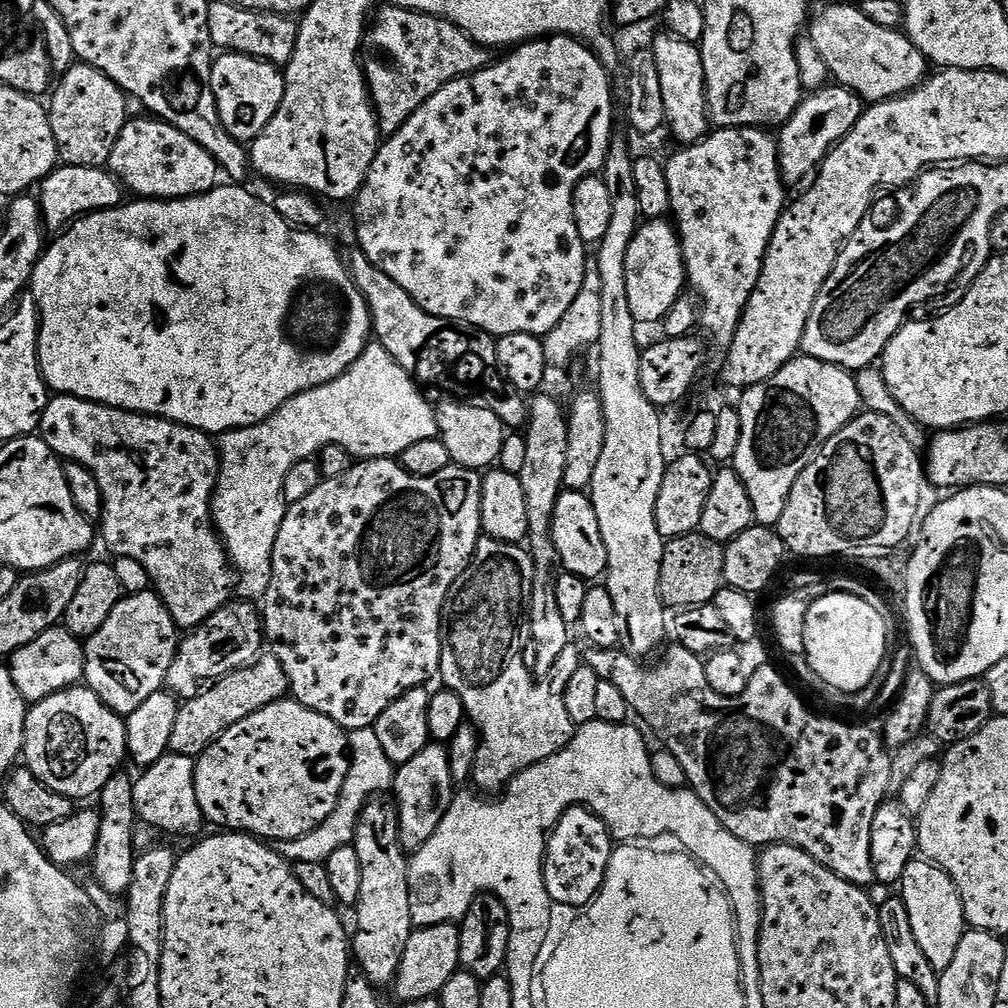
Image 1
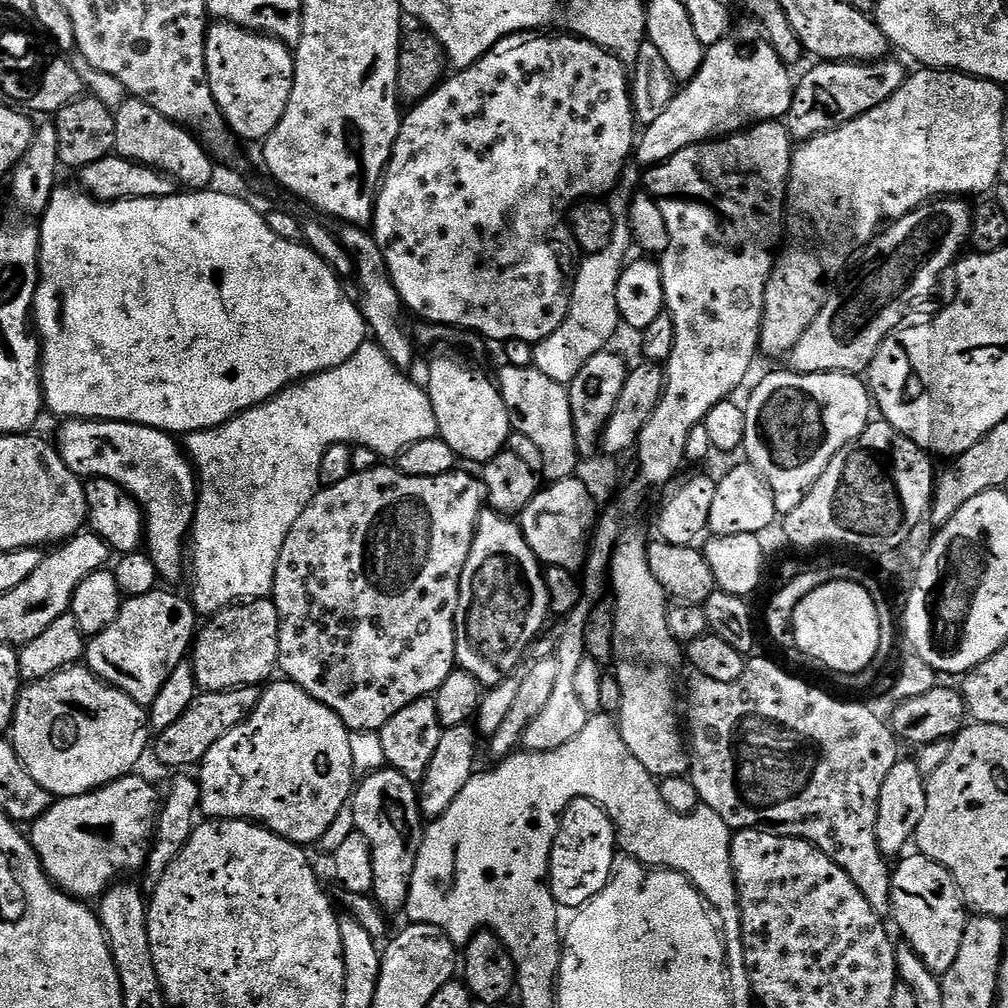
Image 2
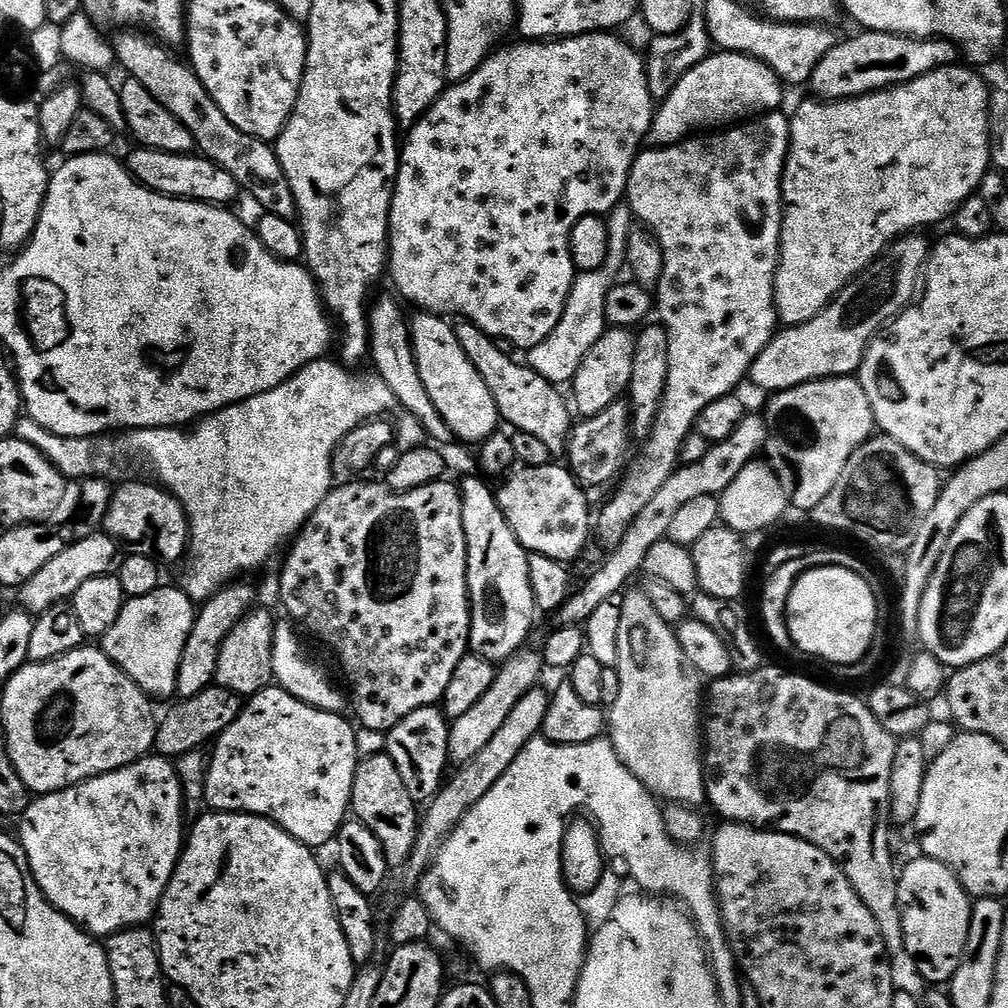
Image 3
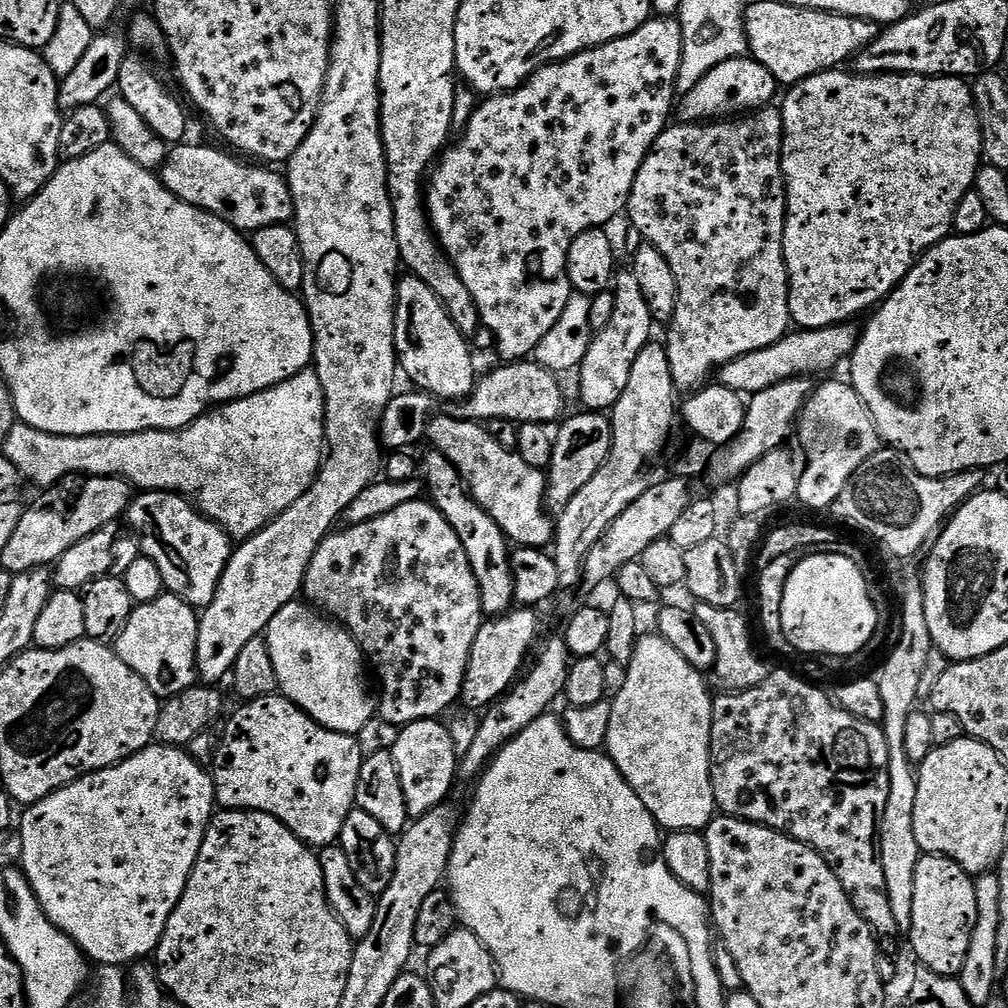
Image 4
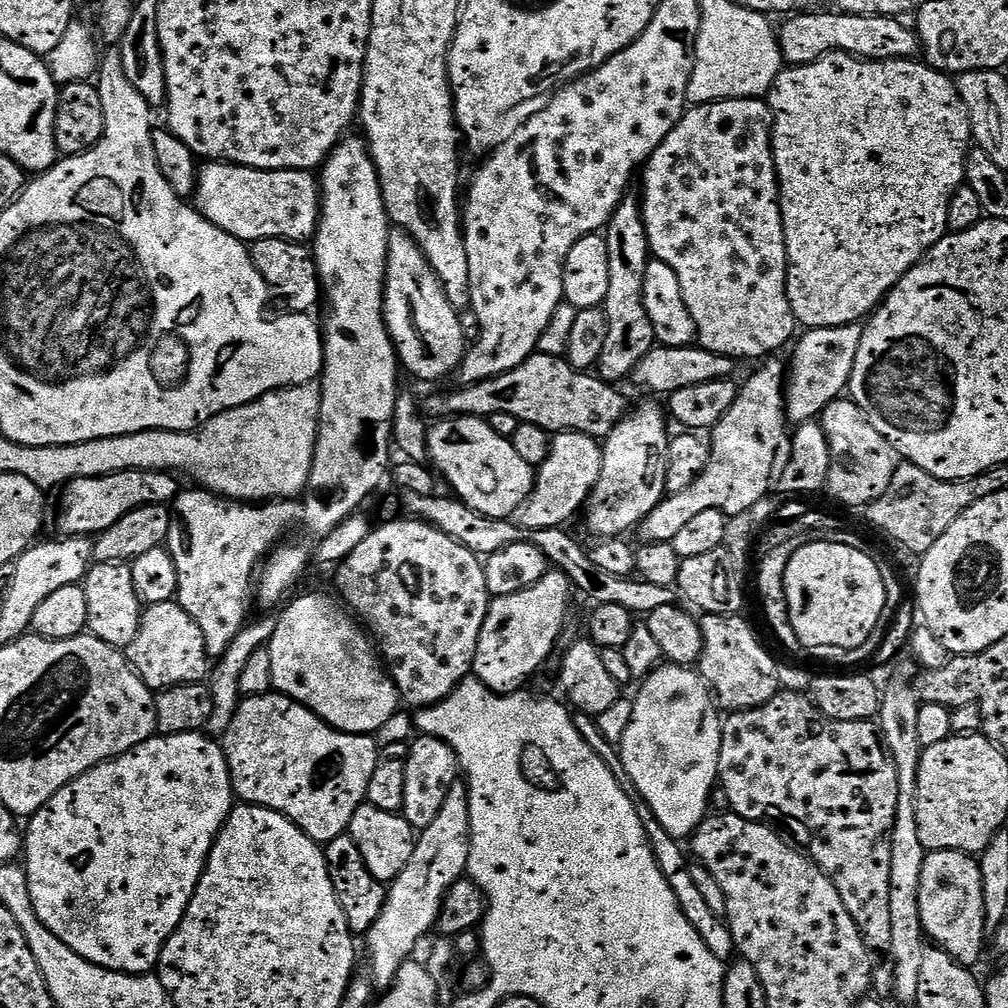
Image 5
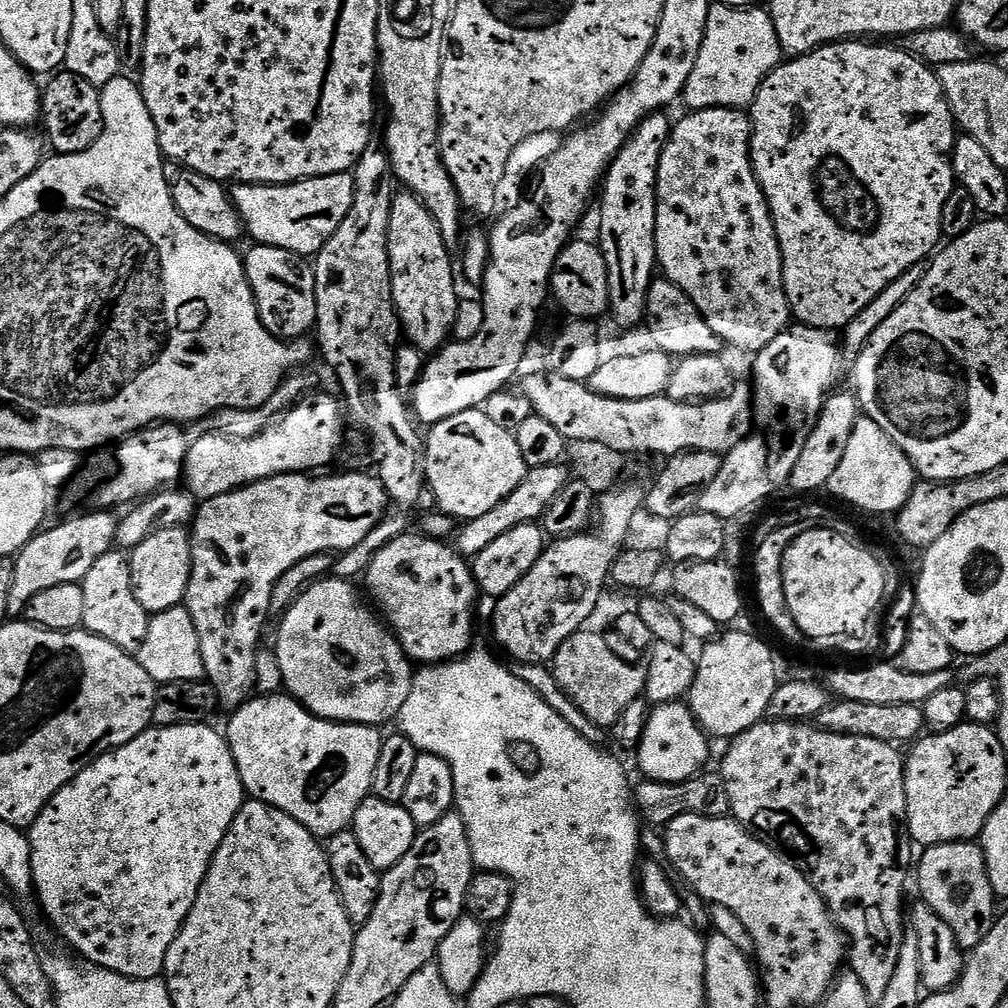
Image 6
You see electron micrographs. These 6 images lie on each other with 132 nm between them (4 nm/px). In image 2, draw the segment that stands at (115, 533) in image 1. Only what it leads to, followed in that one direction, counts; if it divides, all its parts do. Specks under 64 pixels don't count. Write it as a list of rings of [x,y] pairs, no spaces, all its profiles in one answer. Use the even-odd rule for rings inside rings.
[[[64,420],[61,425],[60,437],[54,440],[54,444],[66,466],[73,469],[81,478],[101,476],[114,482],[140,505],[144,517],[146,551],[154,562],[161,581],[176,580],[183,572],[185,575],[186,541],[189,539],[192,521],[195,518],[198,476],[187,455],[182,451],[181,445],[180,448],[176,445],[177,437],[160,428],[113,420]]]

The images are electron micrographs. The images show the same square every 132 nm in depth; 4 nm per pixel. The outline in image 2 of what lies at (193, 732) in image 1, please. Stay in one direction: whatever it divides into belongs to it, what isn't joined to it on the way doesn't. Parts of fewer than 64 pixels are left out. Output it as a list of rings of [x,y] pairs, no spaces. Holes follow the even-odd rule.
[[[254,687],[197,695],[196,701],[189,706],[186,714],[182,714],[182,718],[178,718],[178,722],[174,722],[174,726],[166,726],[166,730],[162,730],[155,737],[154,752],[156,748],[157,758],[166,767],[176,768],[174,770],[188,770],[191,764],[192,767],[199,765],[210,746],[218,742],[218,738],[222,738],[247,720],[250,713],[255,710],[256,703],[260,701],[260,693],[261,689]]]

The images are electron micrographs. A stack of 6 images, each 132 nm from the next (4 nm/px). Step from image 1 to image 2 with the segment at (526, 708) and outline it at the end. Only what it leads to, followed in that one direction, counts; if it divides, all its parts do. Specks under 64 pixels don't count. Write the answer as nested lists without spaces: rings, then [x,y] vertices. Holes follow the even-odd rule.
[[[481,511],[456,599],[459,671],[473,676],[481,686],[502,683],[517,671],[520,655],[525,655],[538,634],[545,631],[544,619],[549,616],[542,565],[520,532],[519,523],[498,512]],[[577,610],[569,612],[564,624],[564,640],[562,636],[562,647],[558,652],[558,683],[554,685],[554,695],[550,697],[550,702],[546,702],[546,707],[542,709],[542,714],[526,726],[526,732],[522,741],[523,751],[526,752],[553,752],[558,750],[558,746],[566,746],[578,734],[582,734],[582,726],[586,726],[589,713],[582,710],[582,704],[578,702],[574,691],[574,673],[578,671],[578,665],[584,661],[586,655],[584,650],[584,639],[586,638],[586,626],[588,625],[588,612]]]

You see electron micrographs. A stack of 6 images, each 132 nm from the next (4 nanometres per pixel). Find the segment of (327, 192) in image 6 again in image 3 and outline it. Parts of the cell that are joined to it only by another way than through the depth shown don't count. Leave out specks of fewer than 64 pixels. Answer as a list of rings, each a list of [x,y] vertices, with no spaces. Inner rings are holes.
[[[133,147],[133,152],[126,159],[126,167],[136,183],[163,196],[173,196],[176,200],[197,200],[203,204],[217,206],[231,205],[231,200],[238,195],[234,178],[222,167],[210,162],[204,156],[187,152],[170,154],[153,148]]]

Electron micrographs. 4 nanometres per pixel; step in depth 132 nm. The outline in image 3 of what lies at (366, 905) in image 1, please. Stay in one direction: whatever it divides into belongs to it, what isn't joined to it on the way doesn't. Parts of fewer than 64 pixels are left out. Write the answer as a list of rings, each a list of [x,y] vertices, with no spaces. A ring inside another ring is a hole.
[[[386,754],[366,756],[357,763],[350,812],[378,838],[389,869],[403,869],[418,838],[421,813],[418,801],[410,798],[410,790],[406,790],[406,782],[402,782],[402,774],[398,774],[398,766],[394,766]]]

